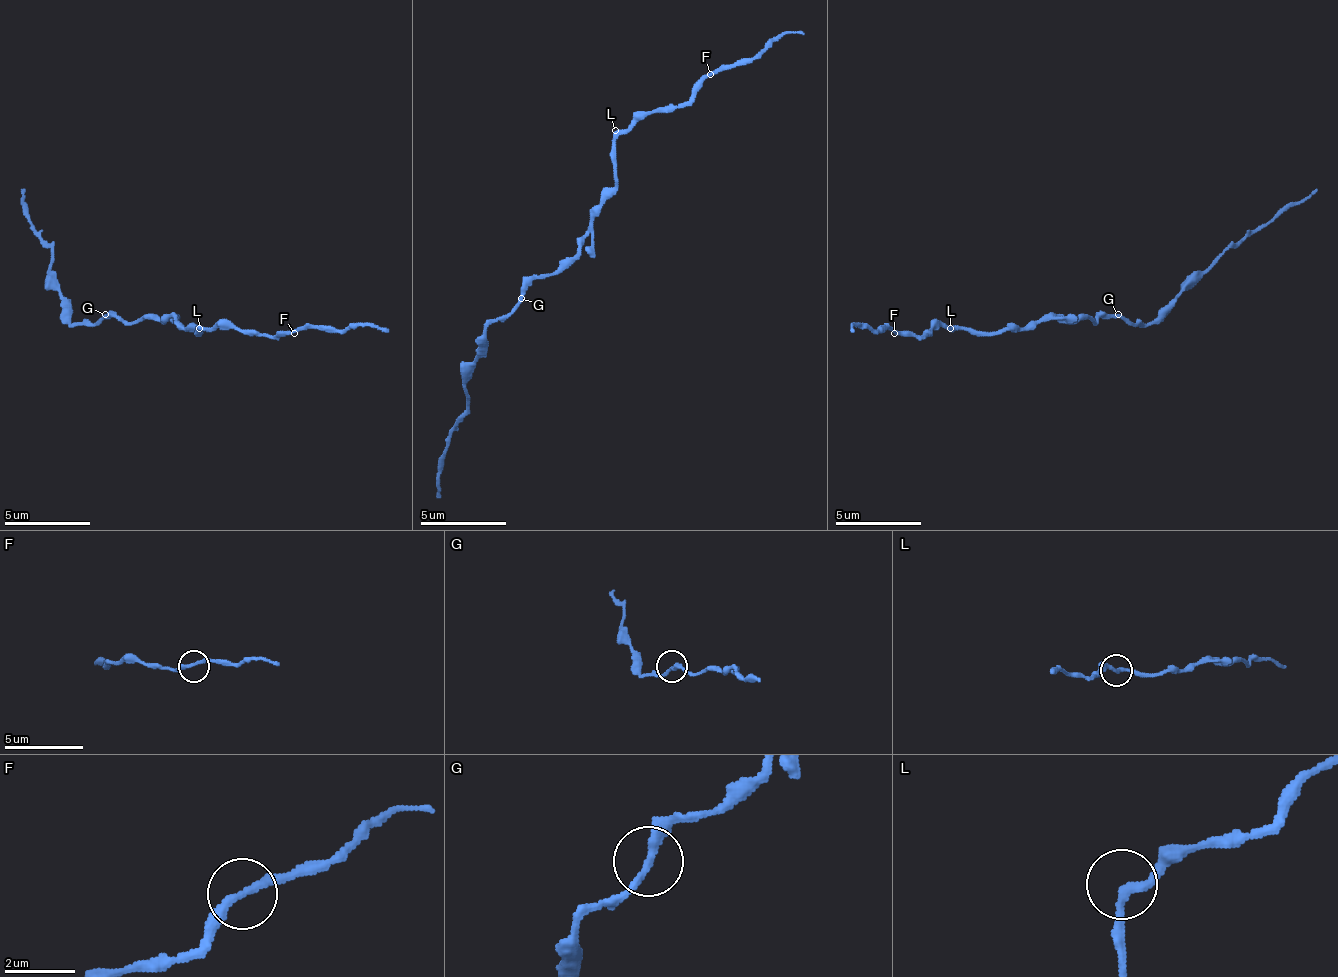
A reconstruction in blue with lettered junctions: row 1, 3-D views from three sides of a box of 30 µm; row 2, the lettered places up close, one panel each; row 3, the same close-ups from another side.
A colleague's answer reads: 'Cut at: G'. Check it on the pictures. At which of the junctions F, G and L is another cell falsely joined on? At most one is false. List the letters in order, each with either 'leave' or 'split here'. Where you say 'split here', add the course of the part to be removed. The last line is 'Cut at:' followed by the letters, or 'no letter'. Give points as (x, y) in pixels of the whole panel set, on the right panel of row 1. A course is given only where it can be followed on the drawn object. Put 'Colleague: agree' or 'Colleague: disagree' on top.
Colleague: disagree
F: leave
G: leave
L: leave
Cut at: no letter

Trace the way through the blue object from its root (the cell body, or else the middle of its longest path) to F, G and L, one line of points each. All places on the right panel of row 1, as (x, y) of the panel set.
F: (1067, 315), (1032, 320), (1023, 328), (1002, 333), (963, 328), (933, 328), (920, 337), (894, 333)
G: (1067, 315), (1071, 320), (1088, 320), (1093, 324), (1101, 315), (1119, 315)
L: (1067, 315), (1032, 320), (1023, 328), (1006, 328), (1002, 333), (967, 333), (963, 328), (950, 328)

